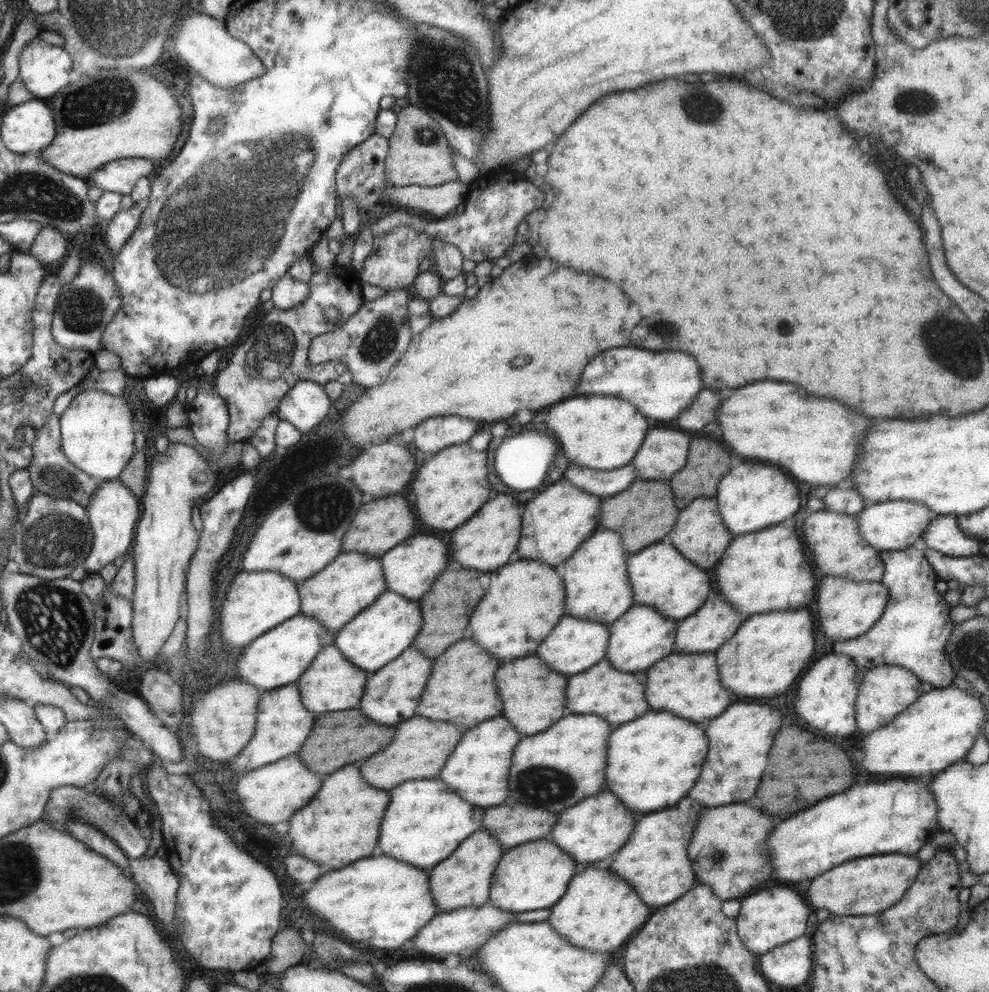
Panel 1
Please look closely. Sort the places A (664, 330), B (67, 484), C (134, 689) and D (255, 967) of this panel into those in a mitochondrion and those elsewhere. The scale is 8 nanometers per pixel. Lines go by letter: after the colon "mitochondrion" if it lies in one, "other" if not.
A: mitochondrion
B: mitochondrion
C: other
D: other

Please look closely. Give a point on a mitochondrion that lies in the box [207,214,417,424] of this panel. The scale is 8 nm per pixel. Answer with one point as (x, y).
(275, 347)

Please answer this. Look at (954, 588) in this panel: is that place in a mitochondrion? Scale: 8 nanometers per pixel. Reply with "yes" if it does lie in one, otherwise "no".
no

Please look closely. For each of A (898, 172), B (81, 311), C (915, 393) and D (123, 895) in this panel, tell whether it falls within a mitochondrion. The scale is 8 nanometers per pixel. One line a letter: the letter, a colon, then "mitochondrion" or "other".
A: mitochondrion
B: mitochondrion
C: other
D: other

